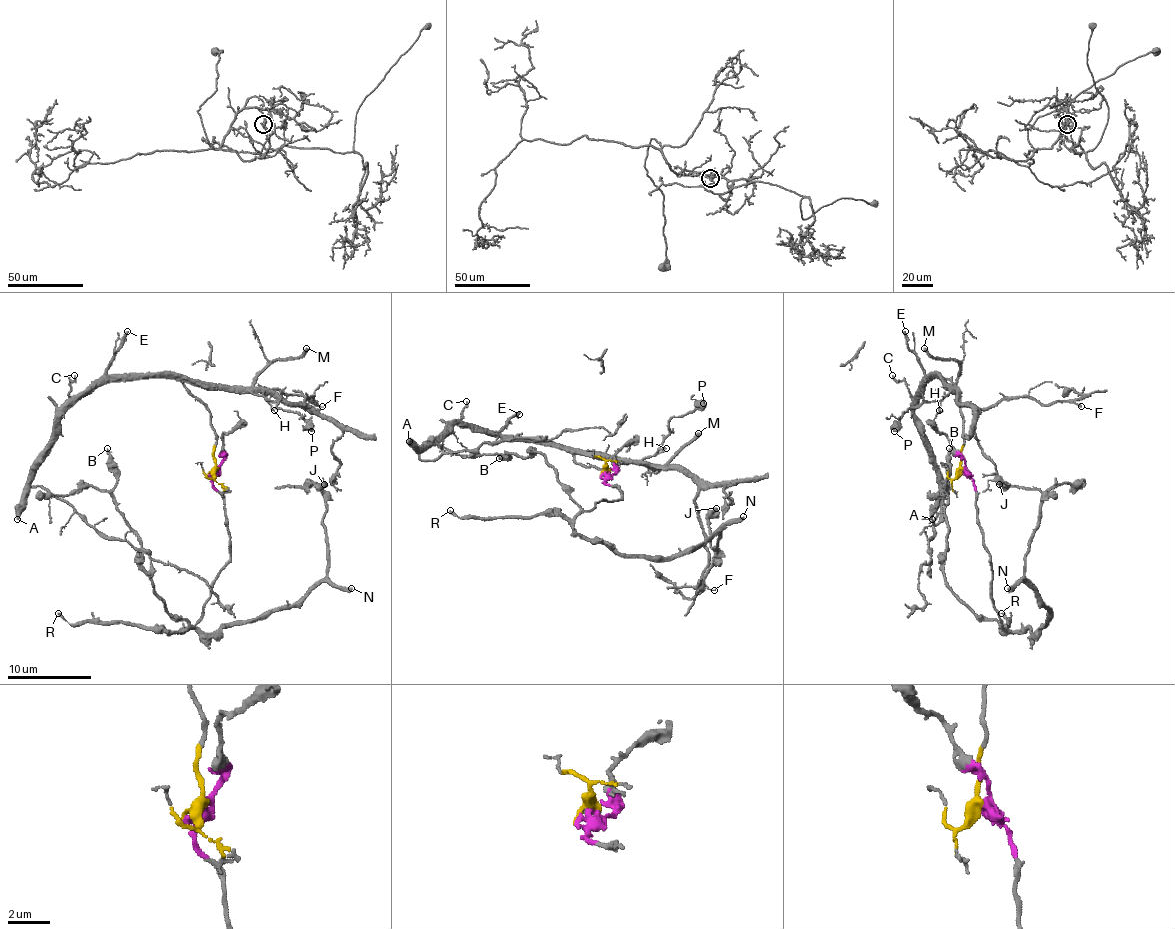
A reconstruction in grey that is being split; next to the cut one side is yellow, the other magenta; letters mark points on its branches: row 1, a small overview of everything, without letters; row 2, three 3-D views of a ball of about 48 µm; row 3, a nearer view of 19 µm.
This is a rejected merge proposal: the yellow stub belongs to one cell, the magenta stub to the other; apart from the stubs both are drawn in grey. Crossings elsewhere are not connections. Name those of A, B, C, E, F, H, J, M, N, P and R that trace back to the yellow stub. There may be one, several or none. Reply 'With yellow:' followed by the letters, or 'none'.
With yellow: A, C, E, F, H, M, P

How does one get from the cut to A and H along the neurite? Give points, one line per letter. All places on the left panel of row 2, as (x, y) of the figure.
A: (213, 471), (211, 414), (182, 379), (113, 377), (88, 387), (64, 410), (56, 442), (35, 471), (16, 519)
H: (213, 471), (215, 429), (211, 414), (182, 379), (245, 387), (262, 395), (274, 410)

